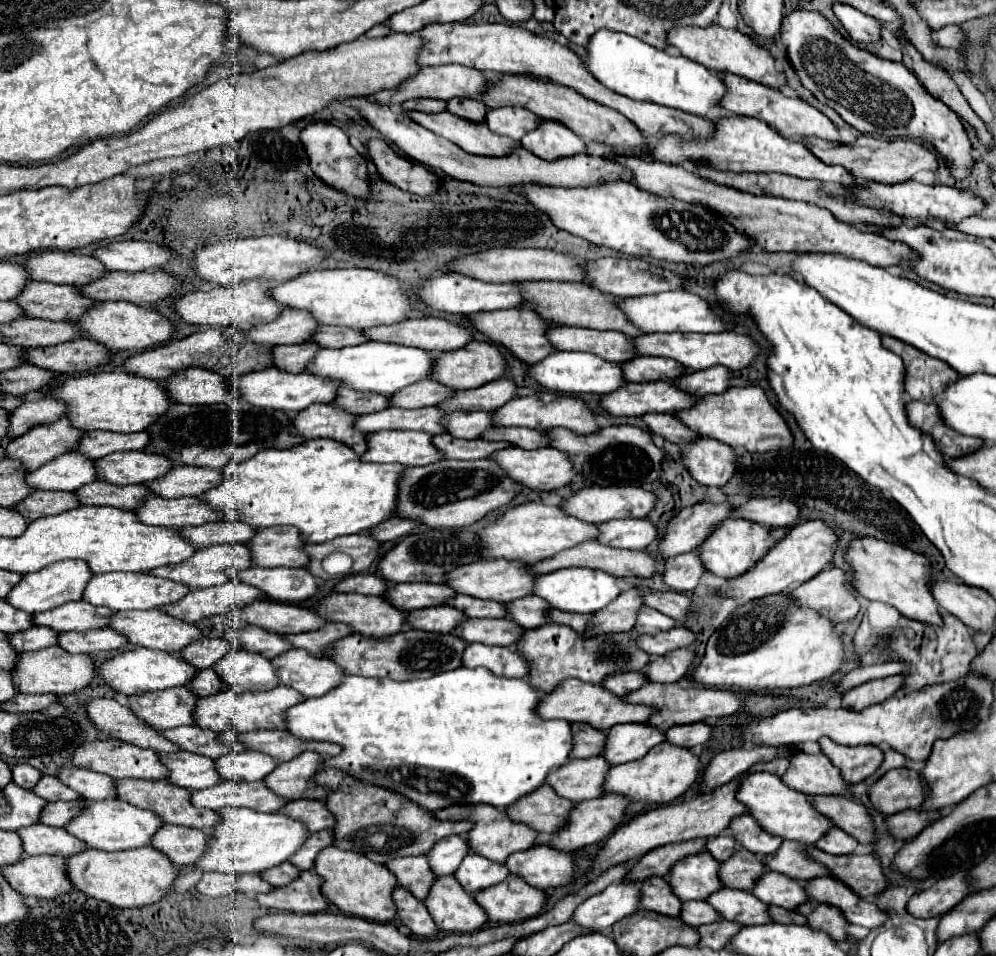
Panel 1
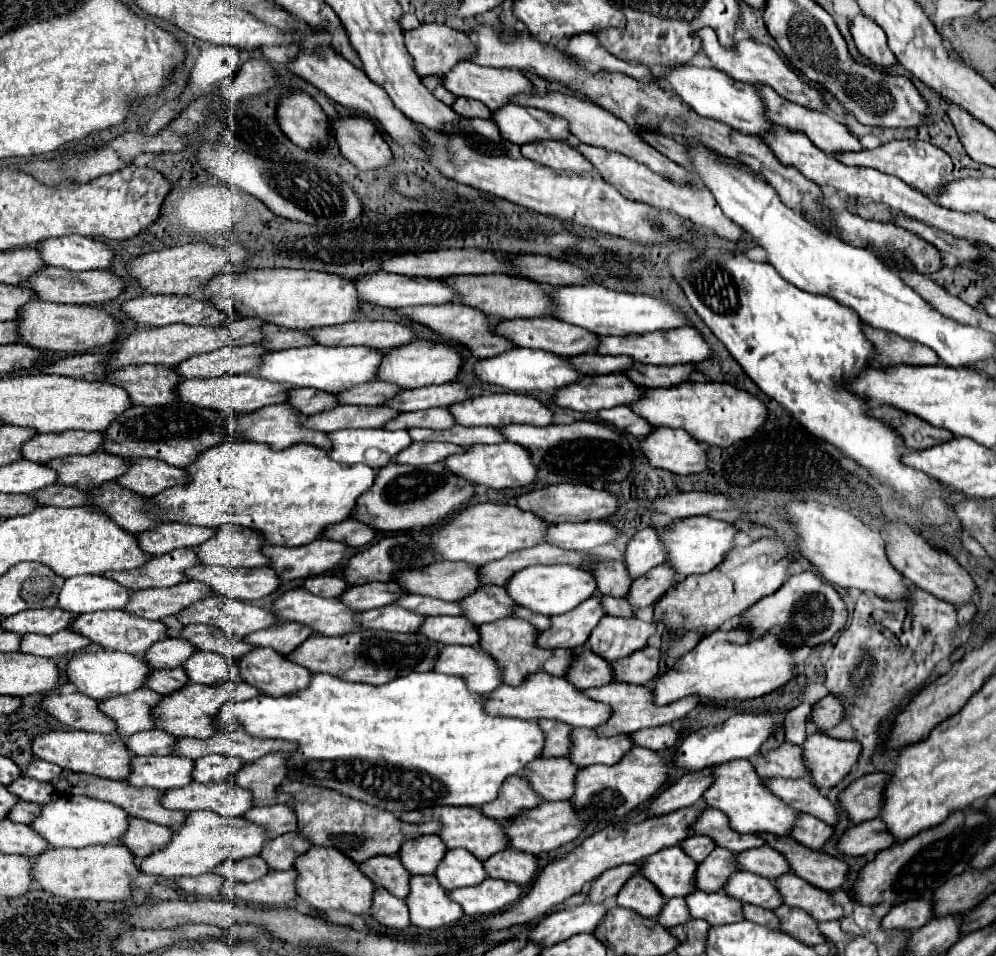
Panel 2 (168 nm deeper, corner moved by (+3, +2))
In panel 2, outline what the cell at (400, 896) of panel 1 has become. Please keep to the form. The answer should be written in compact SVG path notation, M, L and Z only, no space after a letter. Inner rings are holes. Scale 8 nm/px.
M383 887L375 889L375 895L373 895L373 917L381 925L385 925L389 929L403 931L403 929L411 927L409 909L407 909L405 901L397 899L391 893L387 893L387 889L383 889Z

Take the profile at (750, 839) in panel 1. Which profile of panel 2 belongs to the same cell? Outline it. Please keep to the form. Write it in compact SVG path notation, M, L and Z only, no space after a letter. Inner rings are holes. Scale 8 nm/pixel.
M705 809L693 823L693 829L699 835L711 837L719 847L731 849L733 853L765 845L765 839L761 839L759 835L741 835L733 831L729 825L729 817L719 809Z

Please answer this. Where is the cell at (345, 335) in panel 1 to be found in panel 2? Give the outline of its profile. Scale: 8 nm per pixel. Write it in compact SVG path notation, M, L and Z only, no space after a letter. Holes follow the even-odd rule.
M265 325L263 333L265 333L265 341L261 345L265 345L271 351L281 351L281 349L291 349L291 347L307 347L307 345L317 343L315 339L309 337L307 331L279 329L279 325Z

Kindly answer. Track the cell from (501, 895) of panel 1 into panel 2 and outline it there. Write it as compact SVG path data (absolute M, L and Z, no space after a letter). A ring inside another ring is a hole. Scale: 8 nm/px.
M485 879L475 887L461 887L449 893L453 901L457 901L469 917L489 917L497 915L521 899L521 887L509 881Z

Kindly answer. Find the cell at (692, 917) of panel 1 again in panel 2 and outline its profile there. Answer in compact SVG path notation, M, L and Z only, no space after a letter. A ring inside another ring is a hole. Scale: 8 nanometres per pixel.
M681 897L669 899L667 905L663 907L663 911L659 913L657 921L659 921L663 927L667 927L667 929L691 921L691 913L689 913L689 909L687 909L685 899L681 899Z

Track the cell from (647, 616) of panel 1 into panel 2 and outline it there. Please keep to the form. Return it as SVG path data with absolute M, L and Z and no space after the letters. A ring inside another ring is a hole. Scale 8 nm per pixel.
M603 597L603 607L609 615L615 615L615 617L631 619L637 615L633 605L629 605L625 599L617 599L617 597Z

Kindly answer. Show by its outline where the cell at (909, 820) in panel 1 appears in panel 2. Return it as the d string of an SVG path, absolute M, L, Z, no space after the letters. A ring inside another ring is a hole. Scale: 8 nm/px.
M877 817L849 827L839 841L839 849L847 855L867 855L867 853L883 851L893 843L895 843L895 837L891 837L891 833L887 831L885 821Z

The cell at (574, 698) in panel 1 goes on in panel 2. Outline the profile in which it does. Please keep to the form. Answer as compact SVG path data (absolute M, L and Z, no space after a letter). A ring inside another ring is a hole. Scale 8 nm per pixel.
M535 673L533 677L527 677L527 681L519 687L509 687L503 683L499 689L489 693L487 713L503 715L503 717L517 717L517 719L527 719L527 721L557 719L557 721L563 721L571 727L595 729L595 727L609 721L611 707L589 699L583 691L575 689L575 685L571 685L567 681L567 677L551 677L547 673Z

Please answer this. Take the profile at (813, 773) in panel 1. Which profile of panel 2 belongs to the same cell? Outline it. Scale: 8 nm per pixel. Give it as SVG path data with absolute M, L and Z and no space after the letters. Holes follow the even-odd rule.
M783 743L779 749L769 751L767 755L757 755L755 765L759 777L785 777L785 779L801 779L809 777L807 765L803 761L803 749L797 745Z

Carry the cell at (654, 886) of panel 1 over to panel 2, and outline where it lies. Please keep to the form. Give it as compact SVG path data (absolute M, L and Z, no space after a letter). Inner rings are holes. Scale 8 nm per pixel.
M635 873L617 895L619 907L633 909L643 917L657 917L663 909L663 903L665 903L665 897L641 873Z

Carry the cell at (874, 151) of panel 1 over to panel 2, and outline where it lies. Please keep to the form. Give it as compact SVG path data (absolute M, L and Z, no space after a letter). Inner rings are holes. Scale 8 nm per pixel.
M909 139L909 141L889 141L889 143L879 145L875 149L863 149L859 153L833 153L833 157L837 157L837 161L841 161L845 165L873 167L881 173L899 177L901 181L905 181L913 189L919 189L925 195L935 195L941 185L951 181L951 171L953 171L953 163L943 149L939 149L931 143L913 141L913 139Z

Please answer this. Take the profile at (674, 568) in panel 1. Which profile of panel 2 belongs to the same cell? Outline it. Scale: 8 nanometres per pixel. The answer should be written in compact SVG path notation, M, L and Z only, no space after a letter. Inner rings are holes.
M663 563L663 565L657 565L655 569L651 569L645 577L639 577L633 581L627 601L635 609L641 609L641 607L653 605L663 593L667 593L667 589L671 589L675 585L677 585L677 579L675 579L673 567Z

